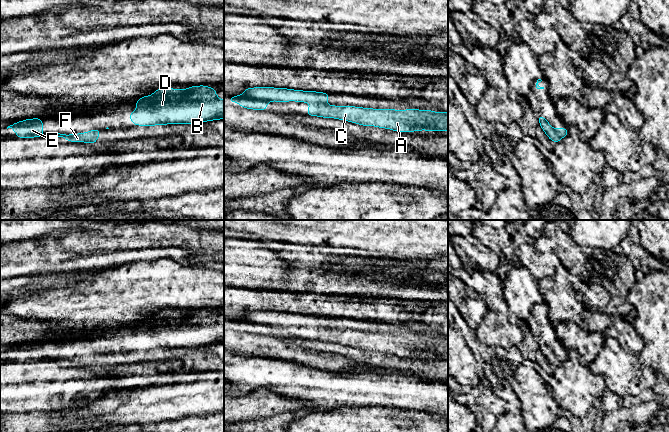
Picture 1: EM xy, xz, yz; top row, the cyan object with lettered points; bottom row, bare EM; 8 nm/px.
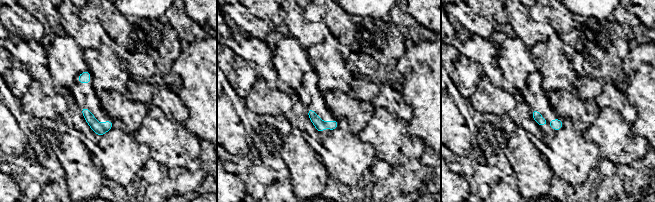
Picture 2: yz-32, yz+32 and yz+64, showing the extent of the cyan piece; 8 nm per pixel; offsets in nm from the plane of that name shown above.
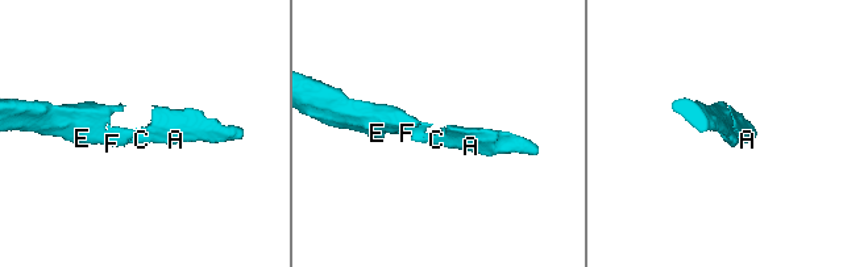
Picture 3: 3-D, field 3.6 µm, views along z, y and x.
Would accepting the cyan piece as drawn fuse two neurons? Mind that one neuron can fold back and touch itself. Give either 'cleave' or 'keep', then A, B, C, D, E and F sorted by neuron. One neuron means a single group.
keep; A B C D E F

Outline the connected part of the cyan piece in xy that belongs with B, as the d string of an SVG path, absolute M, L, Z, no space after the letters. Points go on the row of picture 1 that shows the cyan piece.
M204 85L182 89L159 88L152 95L136 101L136 110L129 114L131 122L139 126L166 124L195 124L224 119L224 100L216 96L216 89Z

